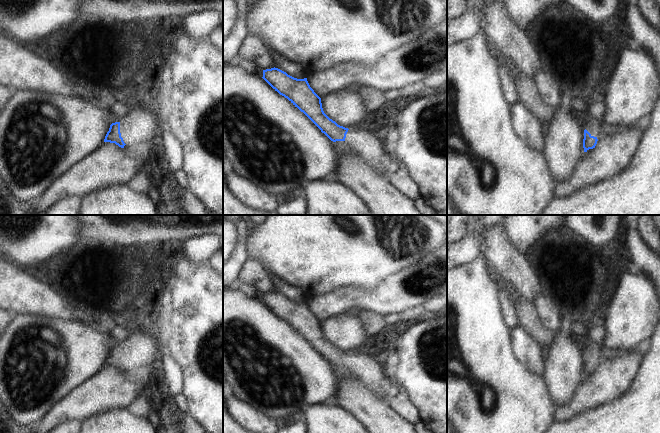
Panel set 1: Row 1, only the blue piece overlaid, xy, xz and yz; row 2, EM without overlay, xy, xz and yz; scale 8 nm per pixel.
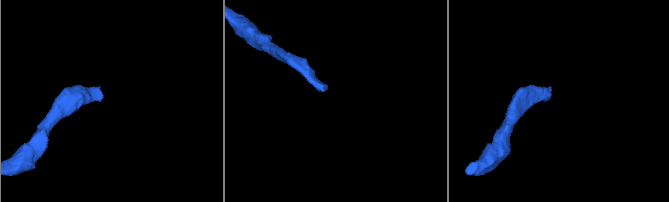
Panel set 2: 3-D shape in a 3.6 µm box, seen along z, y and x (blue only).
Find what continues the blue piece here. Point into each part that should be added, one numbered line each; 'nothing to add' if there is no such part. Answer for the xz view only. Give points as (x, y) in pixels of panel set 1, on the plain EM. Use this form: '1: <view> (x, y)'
1: xz (365, 367)

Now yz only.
1: yz (593, 348)

